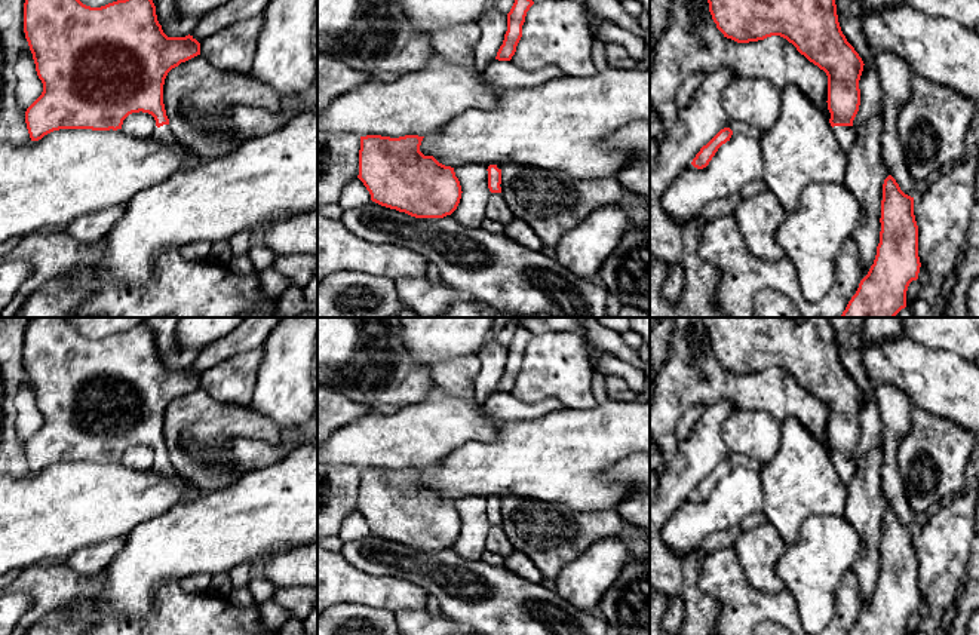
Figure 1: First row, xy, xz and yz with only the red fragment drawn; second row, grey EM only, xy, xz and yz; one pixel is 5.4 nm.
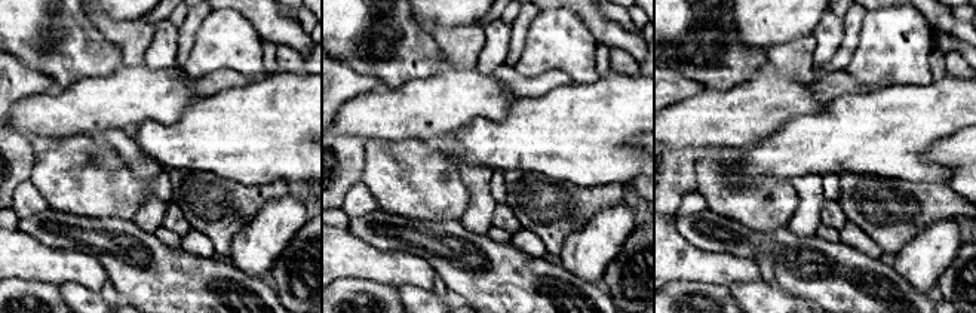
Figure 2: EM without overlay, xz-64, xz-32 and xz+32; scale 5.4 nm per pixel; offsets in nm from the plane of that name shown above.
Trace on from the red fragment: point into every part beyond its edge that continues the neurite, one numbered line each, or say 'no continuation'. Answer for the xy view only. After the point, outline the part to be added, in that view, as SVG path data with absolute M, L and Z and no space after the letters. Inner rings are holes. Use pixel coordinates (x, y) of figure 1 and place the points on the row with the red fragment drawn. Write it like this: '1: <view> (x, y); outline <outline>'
1: xy (163, 134); outline M153 117L153 136L163 144L172 144L177 141L175 135L172 134L169 125L163 125L160 128L156 126L156 120Z

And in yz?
1: yz (846, 135); outline M834 126L832 131L843 150L848 151L853 147L854 138L857 135L854 126Z

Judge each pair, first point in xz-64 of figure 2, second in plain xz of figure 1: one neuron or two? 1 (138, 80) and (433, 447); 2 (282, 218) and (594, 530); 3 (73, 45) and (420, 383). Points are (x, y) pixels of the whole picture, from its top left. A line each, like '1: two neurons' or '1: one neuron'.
1: one neuron
2: two neurons
3: one neuron

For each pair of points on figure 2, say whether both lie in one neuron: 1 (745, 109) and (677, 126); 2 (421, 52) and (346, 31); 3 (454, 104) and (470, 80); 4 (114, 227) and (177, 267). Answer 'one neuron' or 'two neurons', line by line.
1: one neuron
2: one neuron
3: one neuron
4: one neuron

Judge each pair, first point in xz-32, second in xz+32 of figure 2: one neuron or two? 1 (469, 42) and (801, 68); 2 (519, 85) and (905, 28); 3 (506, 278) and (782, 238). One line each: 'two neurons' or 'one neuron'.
1: one neuron
2: two neurons
3: one neuron

